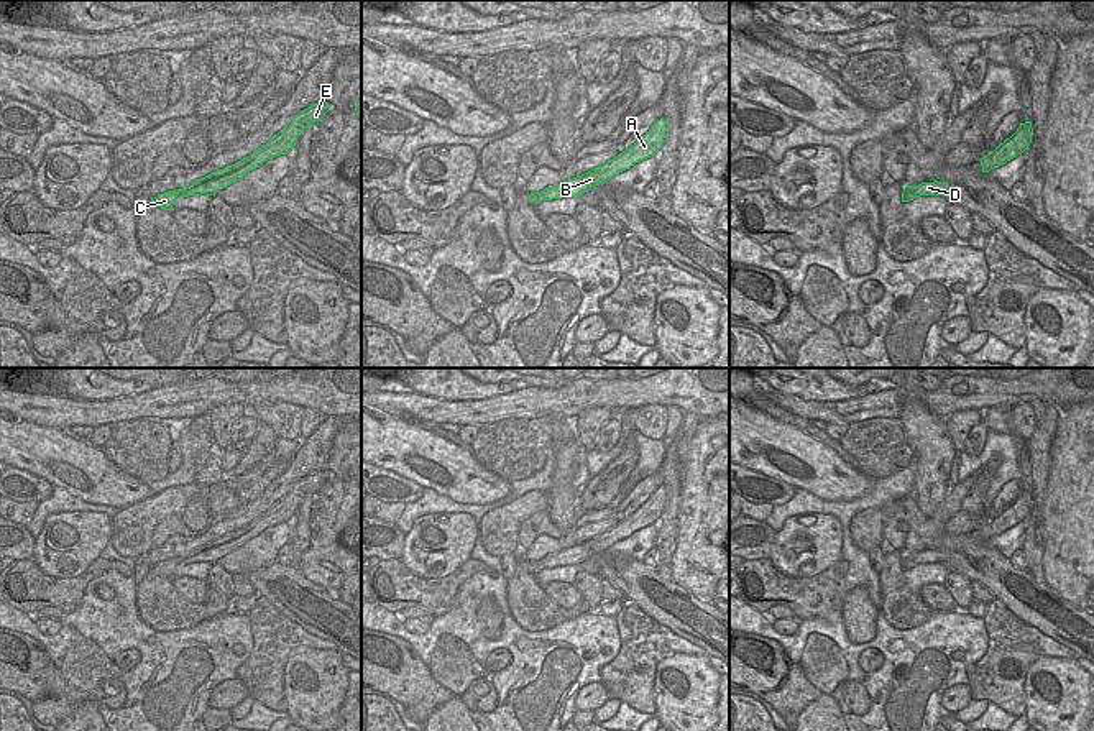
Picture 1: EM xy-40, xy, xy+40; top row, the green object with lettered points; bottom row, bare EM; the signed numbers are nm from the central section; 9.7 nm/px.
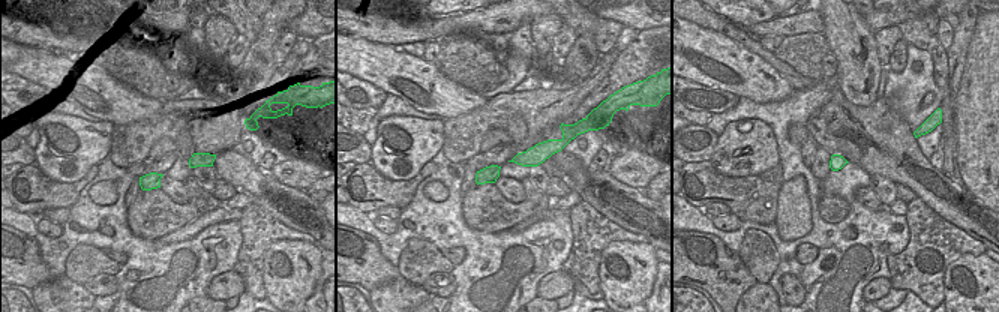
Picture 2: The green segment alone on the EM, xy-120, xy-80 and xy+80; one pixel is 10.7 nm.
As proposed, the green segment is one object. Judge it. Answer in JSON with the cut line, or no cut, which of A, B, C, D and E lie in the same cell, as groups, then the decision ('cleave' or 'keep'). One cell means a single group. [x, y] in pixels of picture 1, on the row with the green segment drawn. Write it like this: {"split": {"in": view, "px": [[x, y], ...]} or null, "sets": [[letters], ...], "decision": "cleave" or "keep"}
{"split": null, "sets": [["A", "B", "C", "D", "E"]], "decision": "keep"}

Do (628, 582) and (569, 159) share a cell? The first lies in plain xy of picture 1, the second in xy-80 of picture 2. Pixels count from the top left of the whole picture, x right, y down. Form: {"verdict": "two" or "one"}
{"verdict": "two"}

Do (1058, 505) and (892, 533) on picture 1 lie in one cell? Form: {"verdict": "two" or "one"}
{"verdict": "two"}

